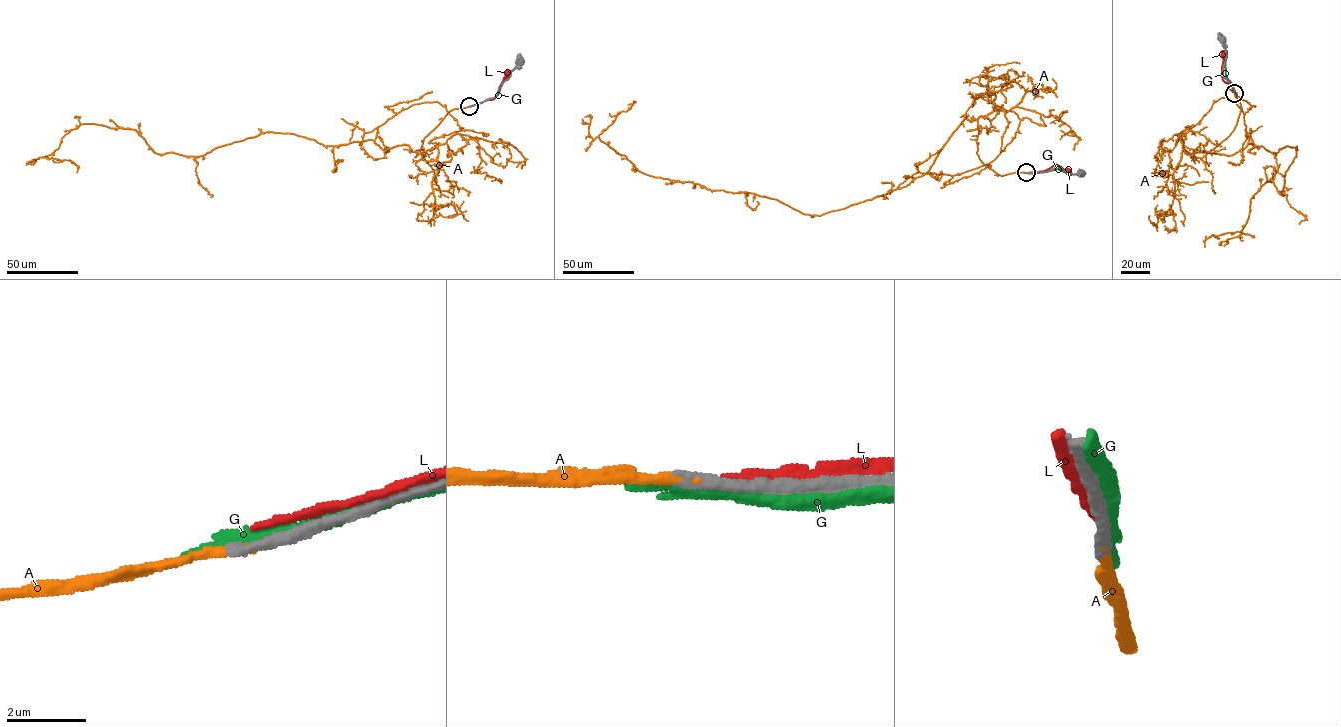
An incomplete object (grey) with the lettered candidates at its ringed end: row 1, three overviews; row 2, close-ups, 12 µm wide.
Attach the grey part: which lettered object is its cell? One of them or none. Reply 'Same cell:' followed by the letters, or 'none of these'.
Same cell: A

